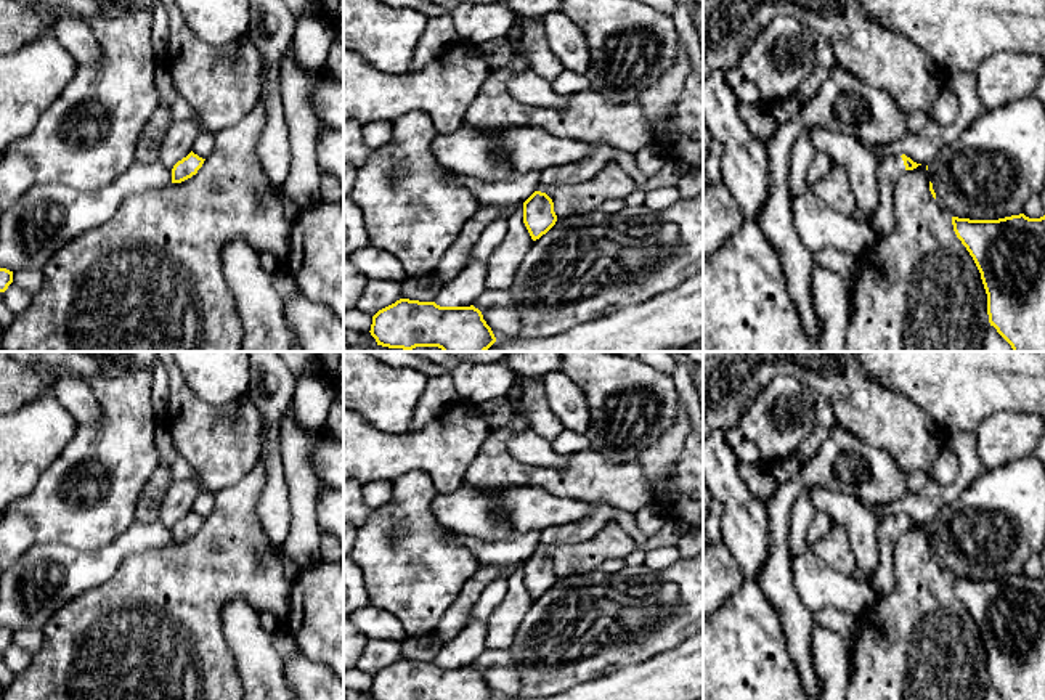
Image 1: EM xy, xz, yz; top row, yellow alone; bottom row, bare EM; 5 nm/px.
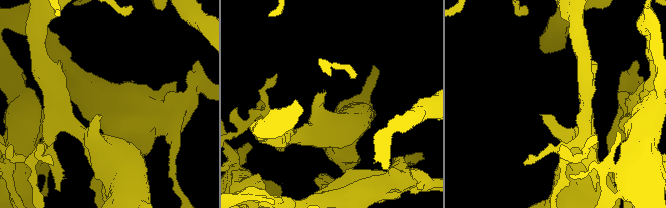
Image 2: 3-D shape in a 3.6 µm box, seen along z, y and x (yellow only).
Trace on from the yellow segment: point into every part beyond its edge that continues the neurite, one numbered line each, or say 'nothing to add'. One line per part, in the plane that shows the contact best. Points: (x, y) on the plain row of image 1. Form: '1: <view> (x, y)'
1: yz (890, 529)

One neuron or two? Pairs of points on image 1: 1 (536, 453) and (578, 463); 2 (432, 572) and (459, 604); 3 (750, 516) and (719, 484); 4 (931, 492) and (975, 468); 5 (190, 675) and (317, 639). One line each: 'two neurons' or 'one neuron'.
1: two neurons
2: two neurons
3: one neuron
4: one neuron
5: two neurons

